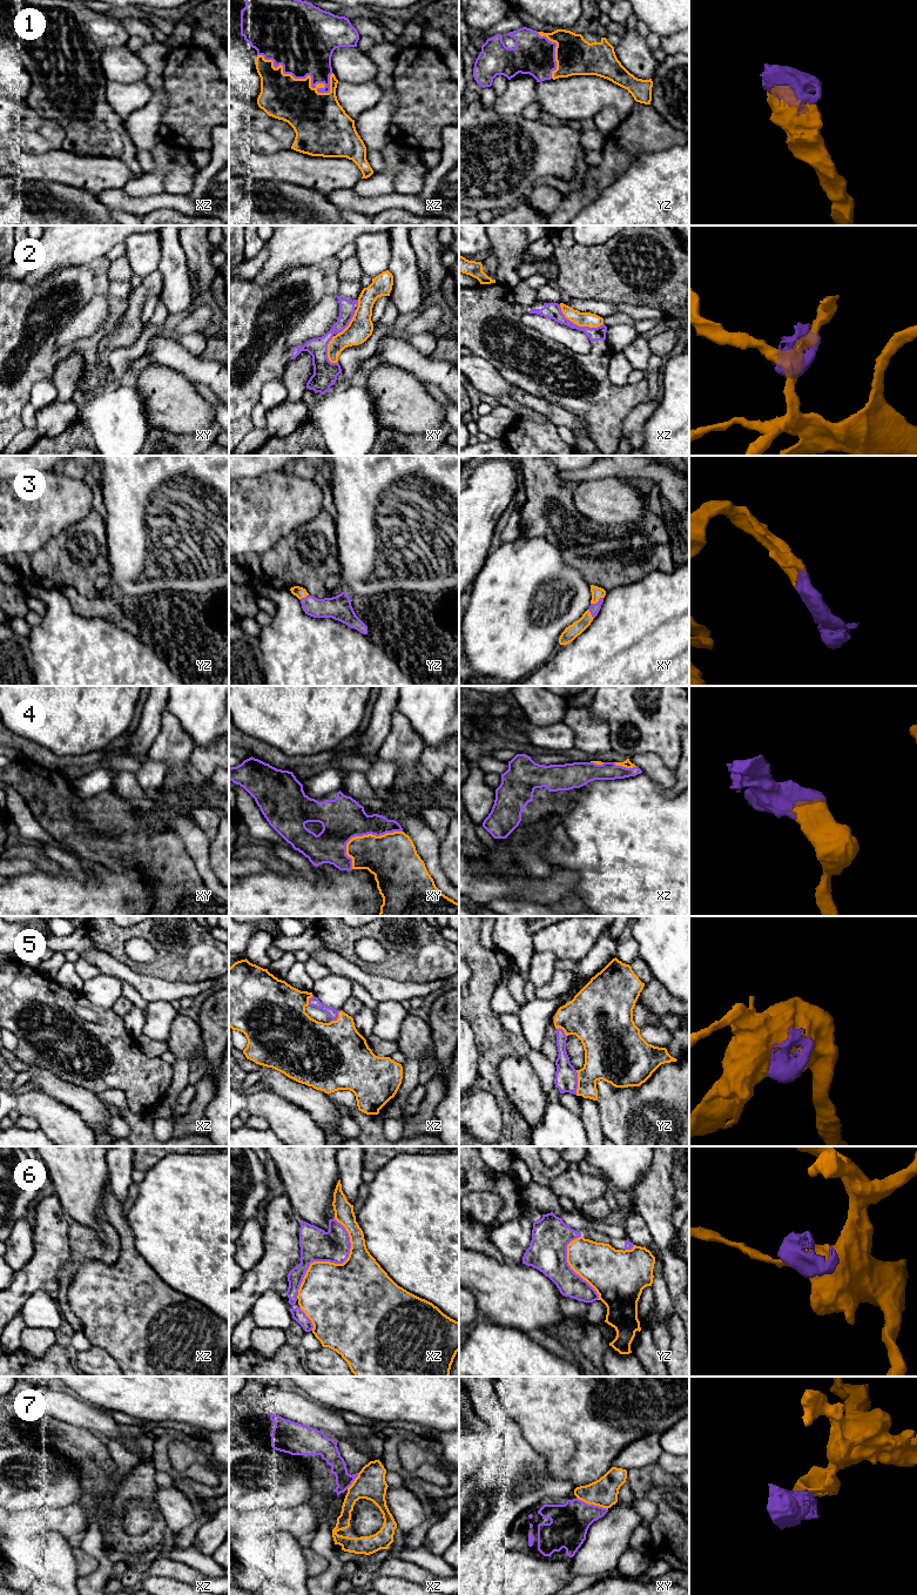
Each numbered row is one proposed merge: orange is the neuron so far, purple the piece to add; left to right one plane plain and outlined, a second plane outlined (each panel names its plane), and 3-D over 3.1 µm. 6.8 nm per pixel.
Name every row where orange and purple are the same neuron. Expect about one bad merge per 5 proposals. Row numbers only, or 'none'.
1, 3, 4, 5

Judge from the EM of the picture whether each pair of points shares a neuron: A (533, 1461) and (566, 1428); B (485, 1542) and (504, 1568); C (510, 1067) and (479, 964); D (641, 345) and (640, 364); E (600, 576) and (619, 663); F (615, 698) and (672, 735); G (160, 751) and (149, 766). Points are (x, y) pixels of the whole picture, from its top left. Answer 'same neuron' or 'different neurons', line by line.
A: different neurons
B: different neurons
C: different neurons
D: same neuron
E: different neurons
F: same neuron
G: different neurons

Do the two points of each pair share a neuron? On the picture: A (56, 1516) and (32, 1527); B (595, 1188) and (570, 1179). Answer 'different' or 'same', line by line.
A: same
B: same

